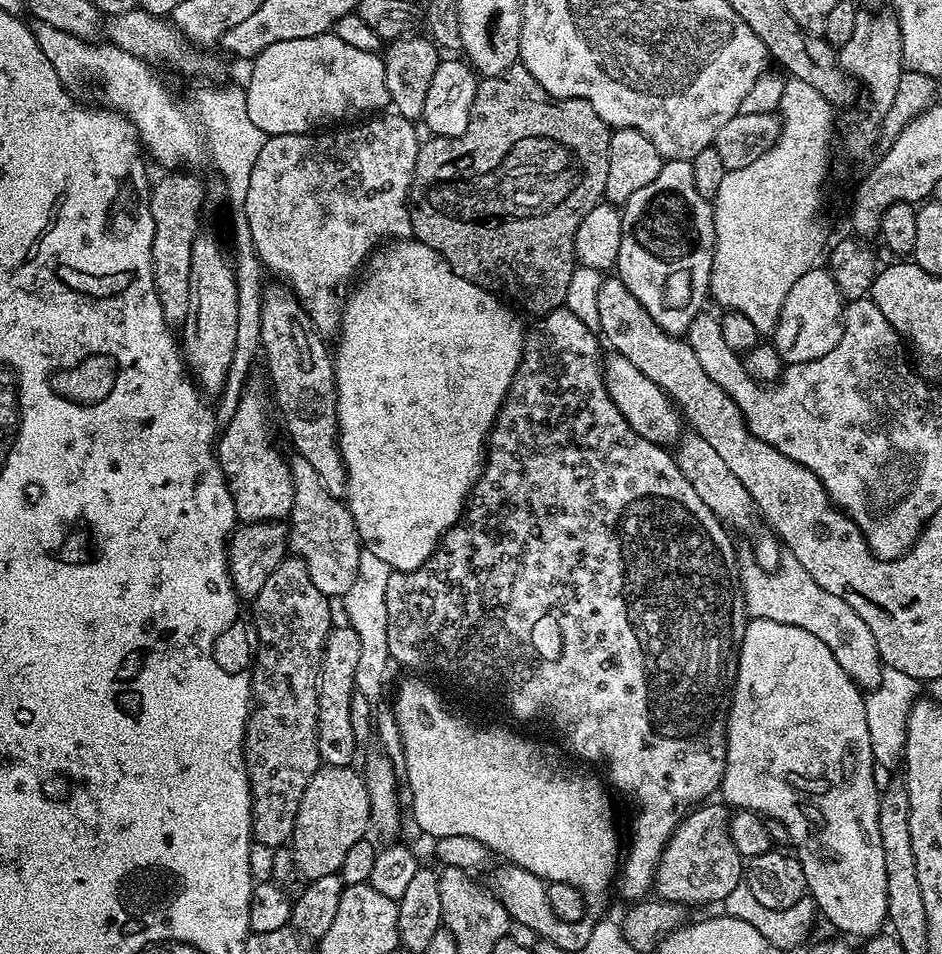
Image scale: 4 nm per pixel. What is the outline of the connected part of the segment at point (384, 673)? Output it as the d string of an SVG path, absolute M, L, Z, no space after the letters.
M368 549L360 553L358 578L342 598L347 623L358 634L361 641L358 671L354 674L356 691L365 695L372 705L379 705L380 695L384 692L384 679L388 676L389 657L389 622L386 611L386 585L391 568L382 558Z

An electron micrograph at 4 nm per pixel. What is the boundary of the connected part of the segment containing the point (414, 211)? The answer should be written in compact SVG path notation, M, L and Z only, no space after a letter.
M519 62L502 70L502 74L485 76L476 85L476 97L474 106L470 110L470 122L466 130L457 136L432 136L420 145L416 165L412 171L412 189L408 191L412 236L433 248L452 267L454 274L474 282L478 287L513 305L521 304L526 311L533 312L533 317L539 318L548 312L553 312L555 308L565 307L564 299L566 289L570 286L570 274L574 274L574 270L578 267L574 234L578 234L578 226L582 218L586 218L586 214L590 214L590 210L594 210L594 206L605 199L604 187L611 137L612 132L608 124L602 122L602 118L598 118L590 102L578 98L559 100L557 96L551 96L536 81L534 74L530 74L530 70L526 70Z

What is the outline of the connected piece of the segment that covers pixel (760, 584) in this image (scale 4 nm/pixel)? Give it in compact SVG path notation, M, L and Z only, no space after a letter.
M785 555L775 570L763 568L755 562L741 563L740 585L751 619L766 618L770 622L786 622L786 626L802 626L802 630L810 630L814 638L830 646L830 654L838 658L838 666L846 670L857 688L871 690L878 686L886 665L880 658L874 634L870 634L870 626L866 626L866 622L854 614L845 600L822 590L822 586L818 586L818 582L814 582L814 578L802 570L793 556Z

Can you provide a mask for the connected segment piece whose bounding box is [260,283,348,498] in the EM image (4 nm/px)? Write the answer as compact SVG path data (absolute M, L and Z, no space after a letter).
M269 283L264 289L262 302L262 360L268 363L268 376L272 379L272 392L276 395L276 404L280 407L280 416L288 427L288 436L292 439L295 455L306 458L310 466L322 478L322 486L330 490L332 496L343 497L348 491L348 475L344 459L340 453L340 435L336 417L336 365L333 353L324 345L319 336L317 325L311 315L304 313L301 301L291 287L283 283Z

